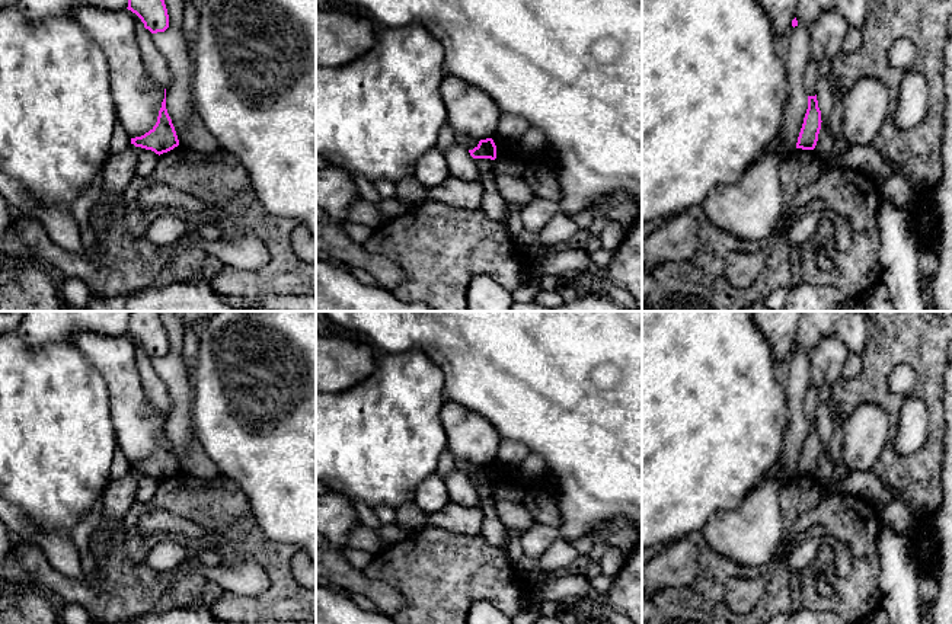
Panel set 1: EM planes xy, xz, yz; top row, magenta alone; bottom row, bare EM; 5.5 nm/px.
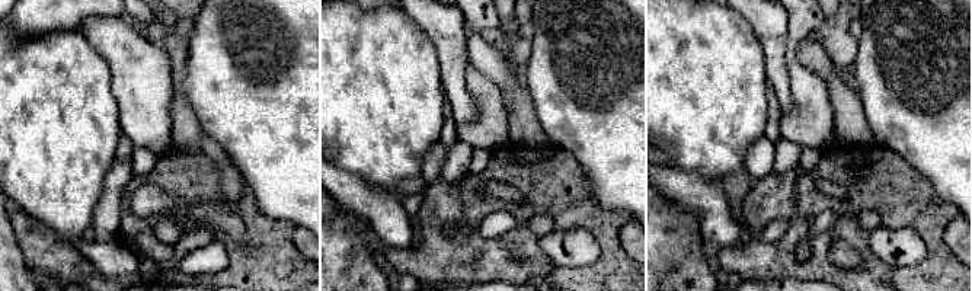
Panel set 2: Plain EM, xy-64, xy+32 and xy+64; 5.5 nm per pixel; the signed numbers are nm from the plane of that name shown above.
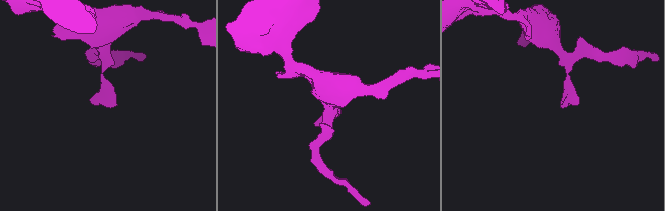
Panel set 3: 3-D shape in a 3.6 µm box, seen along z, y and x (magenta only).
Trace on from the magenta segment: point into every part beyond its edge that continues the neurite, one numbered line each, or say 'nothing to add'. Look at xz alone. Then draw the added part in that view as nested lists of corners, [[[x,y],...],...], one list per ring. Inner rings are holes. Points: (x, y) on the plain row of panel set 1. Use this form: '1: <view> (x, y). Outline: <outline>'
nothing to add

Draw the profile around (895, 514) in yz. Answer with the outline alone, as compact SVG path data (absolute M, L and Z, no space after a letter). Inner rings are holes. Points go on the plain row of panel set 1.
M898 500L889 502L879 513L879 519L907 538L916 527L911 512Z

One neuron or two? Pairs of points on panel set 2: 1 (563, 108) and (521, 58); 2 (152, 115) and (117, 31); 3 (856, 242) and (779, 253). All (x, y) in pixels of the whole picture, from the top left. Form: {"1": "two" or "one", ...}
{"1": "two", "2": "one", "3": "one"}

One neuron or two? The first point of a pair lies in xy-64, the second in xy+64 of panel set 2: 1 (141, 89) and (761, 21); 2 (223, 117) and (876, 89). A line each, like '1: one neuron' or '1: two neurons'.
1: one neuron
2: one neuron

